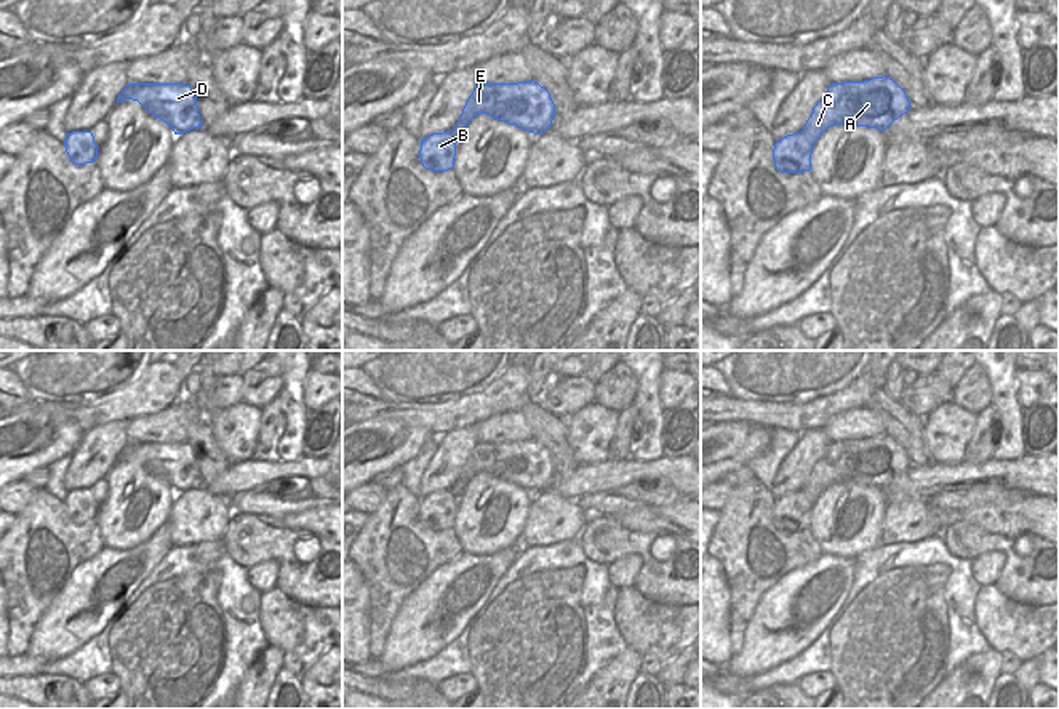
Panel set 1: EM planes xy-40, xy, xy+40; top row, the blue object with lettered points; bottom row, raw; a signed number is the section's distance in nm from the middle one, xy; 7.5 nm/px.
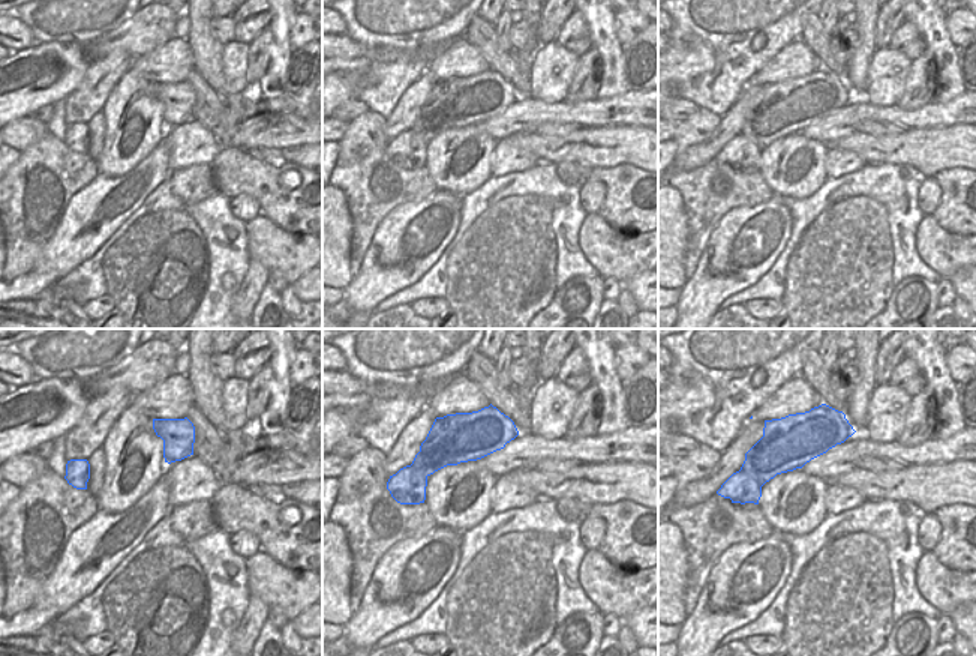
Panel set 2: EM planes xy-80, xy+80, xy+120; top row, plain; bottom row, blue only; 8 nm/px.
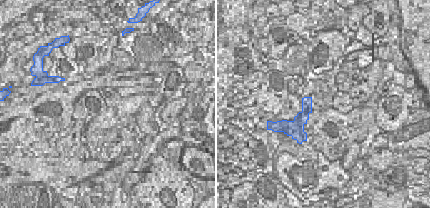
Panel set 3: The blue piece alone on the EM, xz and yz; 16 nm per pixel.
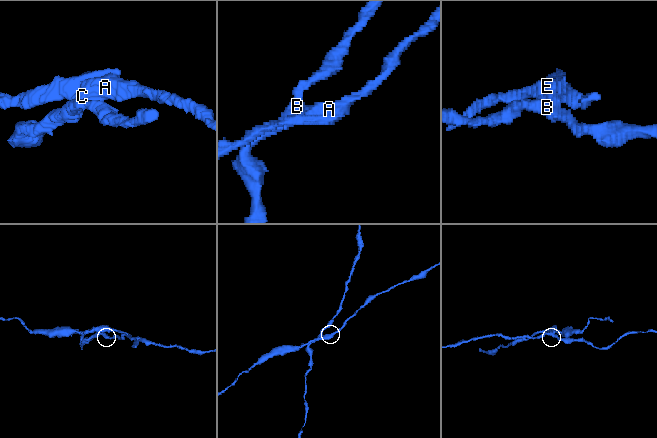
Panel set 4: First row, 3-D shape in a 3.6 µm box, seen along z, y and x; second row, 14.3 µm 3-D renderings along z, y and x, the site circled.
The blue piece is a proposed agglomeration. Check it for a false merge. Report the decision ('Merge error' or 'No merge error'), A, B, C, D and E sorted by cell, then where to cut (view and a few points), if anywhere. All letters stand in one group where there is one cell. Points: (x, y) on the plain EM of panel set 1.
Merge error. Groups: A C D E / B. Split along xy+40 (800, 490), (815, 500)

